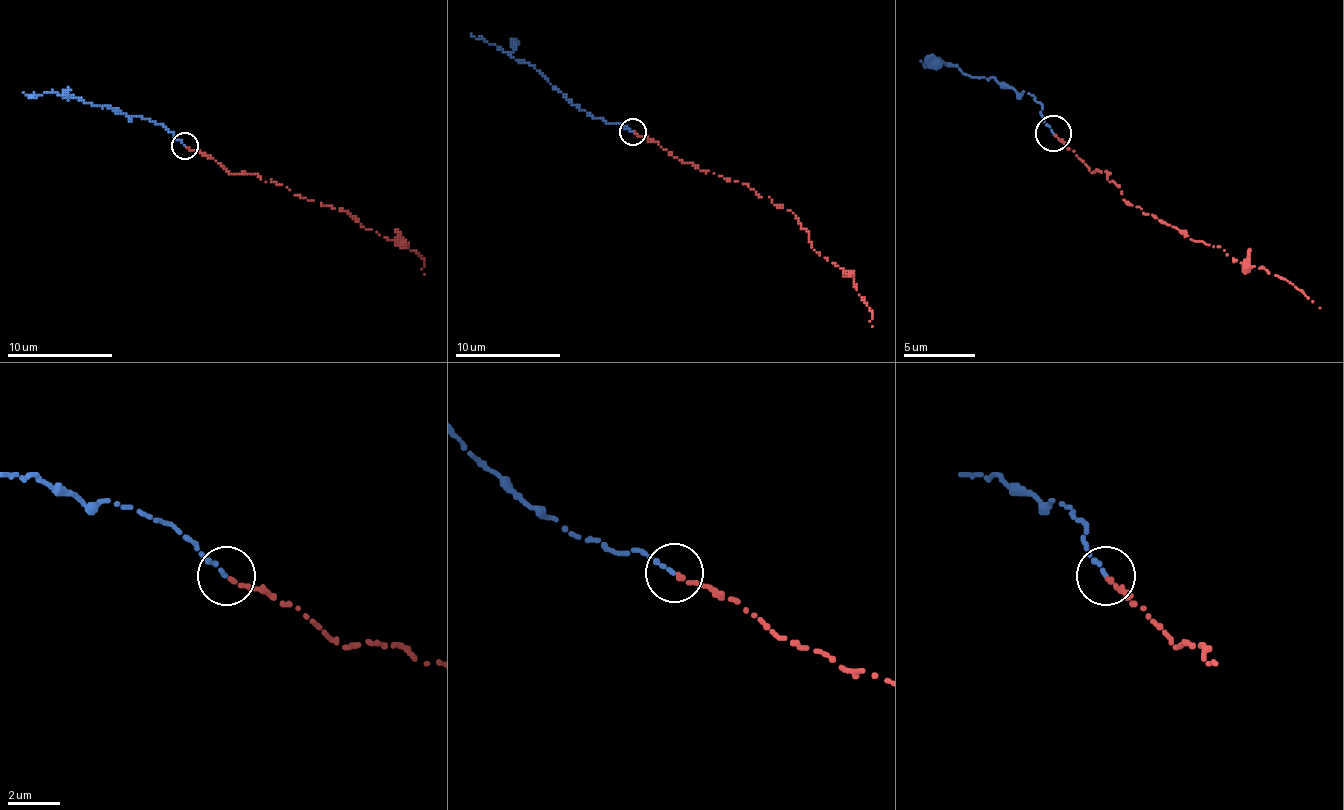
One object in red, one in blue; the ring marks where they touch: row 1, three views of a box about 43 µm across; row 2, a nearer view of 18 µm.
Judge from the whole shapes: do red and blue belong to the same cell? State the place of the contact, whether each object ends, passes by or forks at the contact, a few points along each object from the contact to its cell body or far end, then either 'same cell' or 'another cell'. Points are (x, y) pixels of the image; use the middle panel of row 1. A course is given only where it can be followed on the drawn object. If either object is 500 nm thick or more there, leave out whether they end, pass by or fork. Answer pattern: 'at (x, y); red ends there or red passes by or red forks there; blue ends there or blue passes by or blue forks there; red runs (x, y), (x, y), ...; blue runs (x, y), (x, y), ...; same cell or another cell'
at (633, 132); red ends there; blue ends there; red runs (635, 131), (679, 160), (745, 184), (790, 210), (809, 234), (814, 250), (854, 279), (872, 313), (872, 326); blue runs (632, 131), (621, 123), (592, 118), (526, 62), (471, 33); same cell

